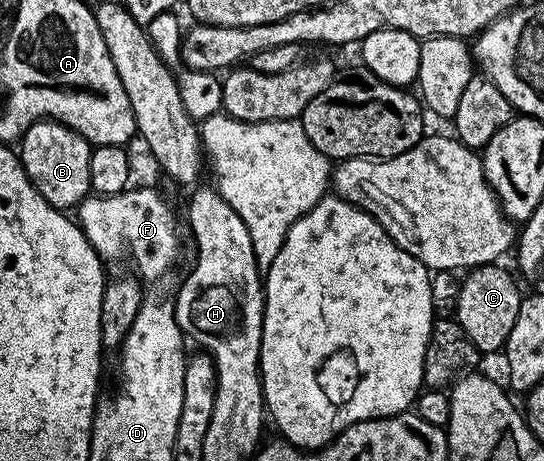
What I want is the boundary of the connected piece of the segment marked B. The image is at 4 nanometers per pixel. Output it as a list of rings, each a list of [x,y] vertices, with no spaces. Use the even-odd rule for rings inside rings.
[[[34,122],[17,146],[19,163],[39,195],[55,210],[71,212],[92,193],[89,180],[89,160],[93,147],[73,128],[60,122]]]

